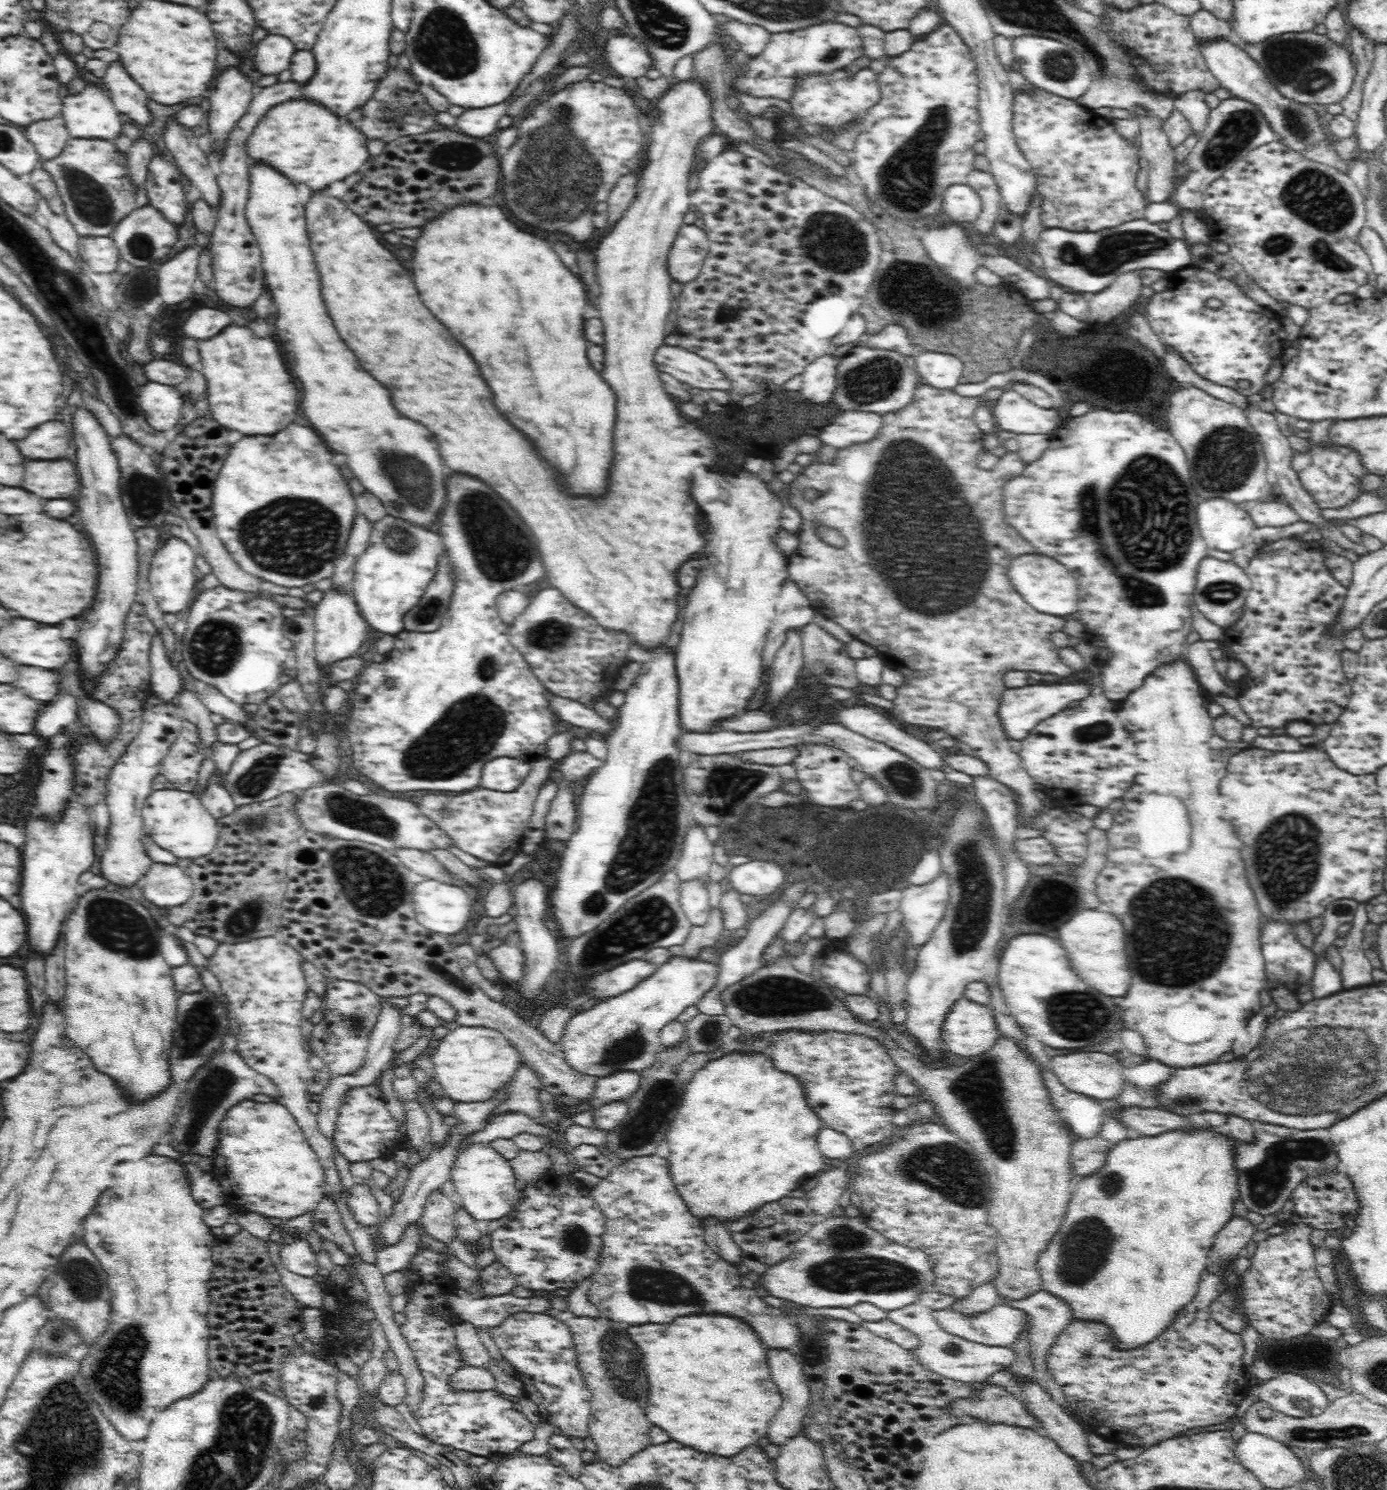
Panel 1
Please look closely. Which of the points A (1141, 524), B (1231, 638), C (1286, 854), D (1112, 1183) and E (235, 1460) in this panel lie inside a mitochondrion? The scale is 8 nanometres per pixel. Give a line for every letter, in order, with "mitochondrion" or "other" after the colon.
A: mitochondrion
B: other
C: mitochondrion
D: mitochondrion
E: mitochondrion

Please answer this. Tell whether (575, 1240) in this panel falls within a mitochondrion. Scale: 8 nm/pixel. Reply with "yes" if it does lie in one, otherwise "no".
yes

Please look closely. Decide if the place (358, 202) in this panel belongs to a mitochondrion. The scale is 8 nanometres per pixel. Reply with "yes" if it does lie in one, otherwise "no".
no

